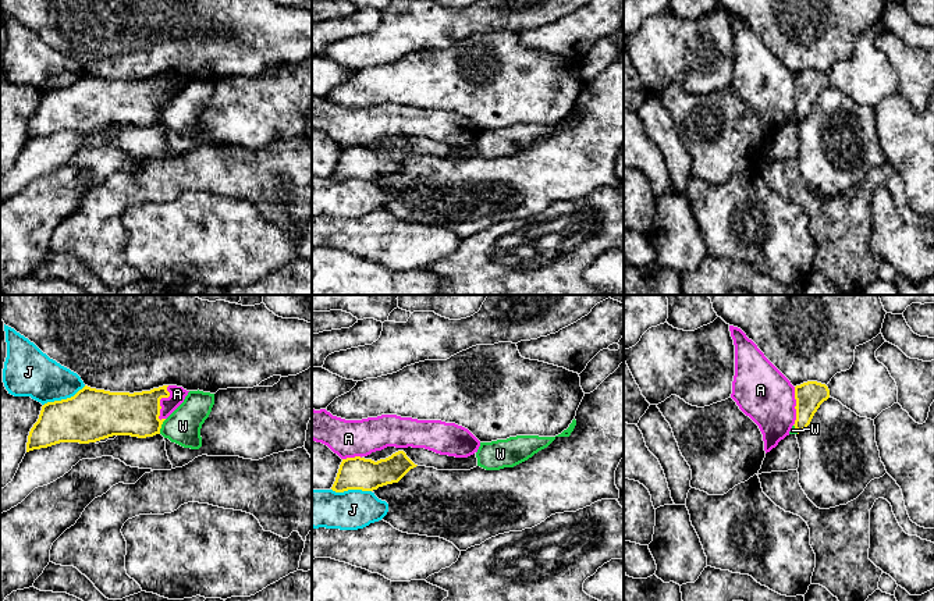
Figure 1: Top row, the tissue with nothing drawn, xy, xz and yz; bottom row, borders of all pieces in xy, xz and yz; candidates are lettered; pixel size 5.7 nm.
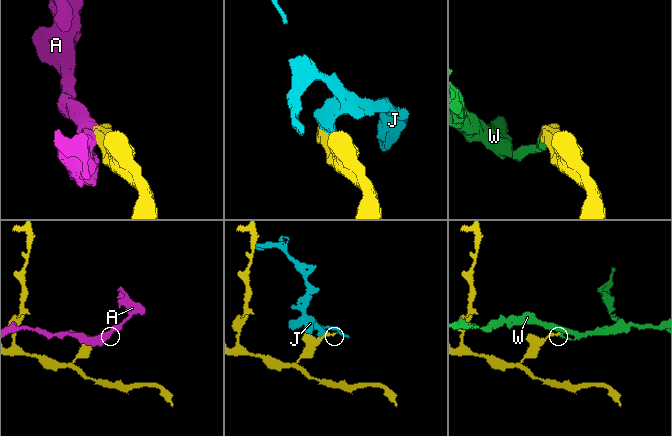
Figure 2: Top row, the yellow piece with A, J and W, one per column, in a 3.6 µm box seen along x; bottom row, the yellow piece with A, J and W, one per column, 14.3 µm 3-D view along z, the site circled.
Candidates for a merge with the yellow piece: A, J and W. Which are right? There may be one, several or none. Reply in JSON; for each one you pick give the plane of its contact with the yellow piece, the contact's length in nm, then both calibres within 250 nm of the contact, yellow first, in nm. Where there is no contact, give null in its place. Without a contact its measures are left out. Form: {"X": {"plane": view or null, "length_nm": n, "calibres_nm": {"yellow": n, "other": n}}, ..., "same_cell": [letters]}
{"same_cell": []}

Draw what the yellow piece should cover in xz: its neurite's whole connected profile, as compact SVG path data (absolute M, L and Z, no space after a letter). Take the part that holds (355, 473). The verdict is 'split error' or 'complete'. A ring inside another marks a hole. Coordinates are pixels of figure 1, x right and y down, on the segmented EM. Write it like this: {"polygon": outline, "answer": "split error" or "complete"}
{"polygon": "M398 451L377 462L361 456L342 459L335 481L335 492L348 490L373 491L398 483L411 469L416 467L404 451Z", "answer": "complete"}

